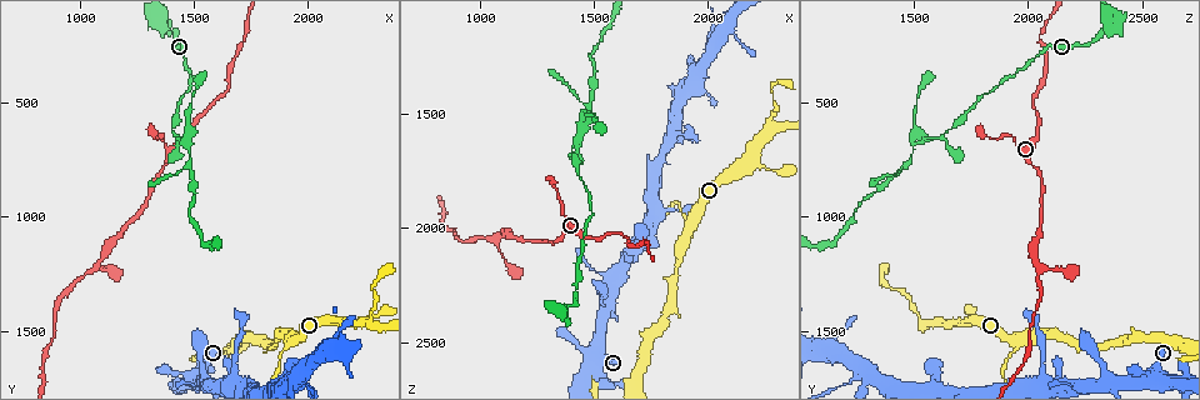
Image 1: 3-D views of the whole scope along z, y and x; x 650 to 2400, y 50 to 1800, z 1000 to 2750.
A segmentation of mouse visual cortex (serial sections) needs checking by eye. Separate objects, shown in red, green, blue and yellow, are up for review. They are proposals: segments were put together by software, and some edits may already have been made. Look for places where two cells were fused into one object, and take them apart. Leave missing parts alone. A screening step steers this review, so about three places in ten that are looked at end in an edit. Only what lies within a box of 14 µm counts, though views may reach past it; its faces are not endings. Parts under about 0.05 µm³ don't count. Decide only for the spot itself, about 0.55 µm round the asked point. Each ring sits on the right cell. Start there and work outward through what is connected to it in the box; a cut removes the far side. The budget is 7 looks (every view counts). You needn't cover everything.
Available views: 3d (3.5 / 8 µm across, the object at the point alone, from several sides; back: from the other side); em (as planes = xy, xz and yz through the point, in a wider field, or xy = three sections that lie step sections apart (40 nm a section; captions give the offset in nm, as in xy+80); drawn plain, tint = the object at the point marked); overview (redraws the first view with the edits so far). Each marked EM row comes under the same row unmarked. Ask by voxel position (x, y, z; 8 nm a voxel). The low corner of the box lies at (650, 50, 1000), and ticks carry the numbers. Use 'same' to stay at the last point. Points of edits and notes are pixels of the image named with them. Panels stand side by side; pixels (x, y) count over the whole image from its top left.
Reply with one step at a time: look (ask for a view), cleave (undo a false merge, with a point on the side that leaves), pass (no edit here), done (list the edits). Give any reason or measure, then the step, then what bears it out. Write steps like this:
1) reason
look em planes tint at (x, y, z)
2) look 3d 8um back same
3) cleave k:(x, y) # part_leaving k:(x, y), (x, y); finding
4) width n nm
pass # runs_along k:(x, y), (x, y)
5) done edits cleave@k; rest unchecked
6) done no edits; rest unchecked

small branch off a trunk
look 3d 3.5um at (2170, 1460, 1710)

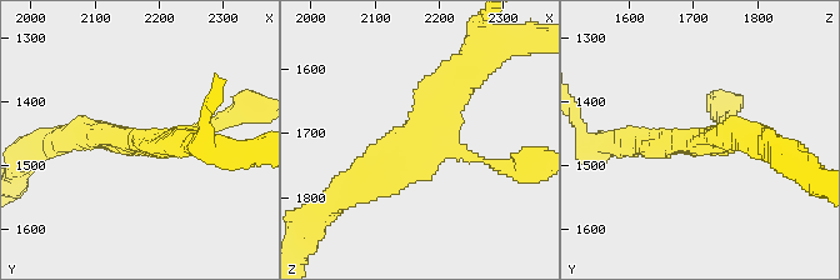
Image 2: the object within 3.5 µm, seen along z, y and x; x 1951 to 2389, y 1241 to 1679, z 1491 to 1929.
now the EM
look em planes tint at (2160, 1460, 1720)

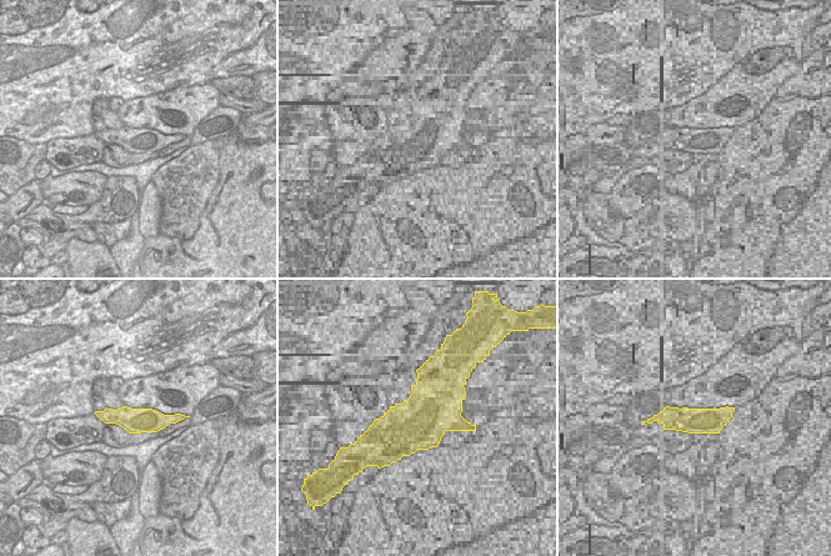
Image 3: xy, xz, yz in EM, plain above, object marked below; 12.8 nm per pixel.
arms 3
pass # runs_along 3:(100, 414), (129, 419), (178, 416); continuous, no second cell

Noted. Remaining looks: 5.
look 3d 3.5um at (1950, 1540, 1950)

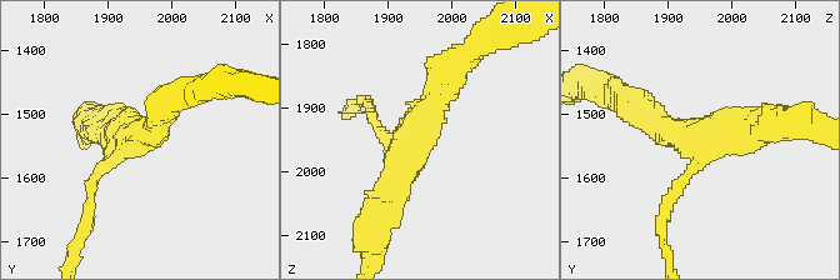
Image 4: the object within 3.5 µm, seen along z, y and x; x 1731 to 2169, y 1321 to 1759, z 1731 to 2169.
need the tissue
look em xy step 3 tint at (1945, 1530, 1955)

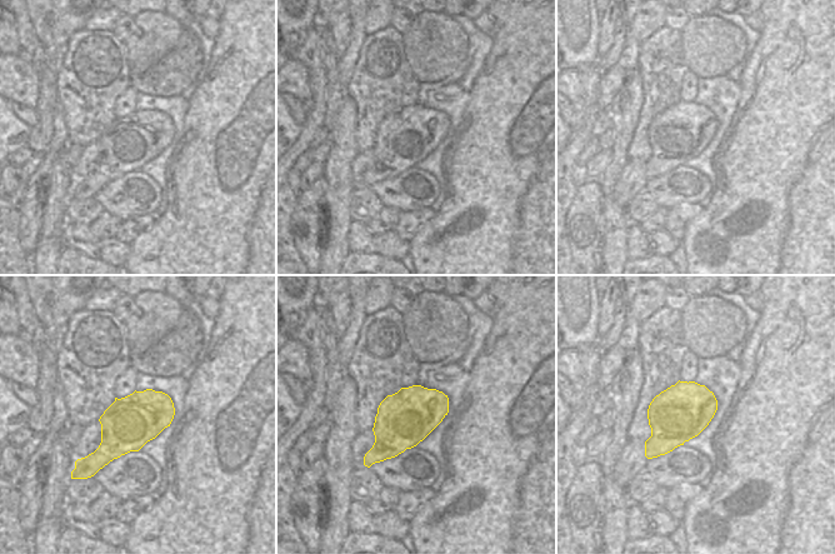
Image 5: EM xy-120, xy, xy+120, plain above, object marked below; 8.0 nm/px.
arm_widths 150, 350, 400 nm
pass # runs_along 4:(445, 78), (380, 211); all the same cell

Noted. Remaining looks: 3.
narrows sharply
look 3d 8um at (1560, 1700, 2340)

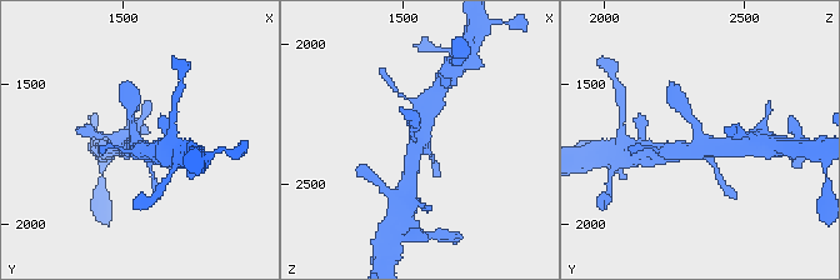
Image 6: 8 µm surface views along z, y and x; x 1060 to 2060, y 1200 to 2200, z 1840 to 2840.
look 3d 3.5um at (1550, 1690, 2340)

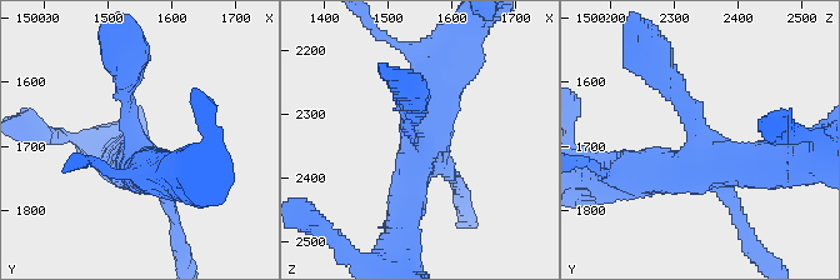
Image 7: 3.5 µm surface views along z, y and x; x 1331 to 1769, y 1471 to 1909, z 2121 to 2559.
pass # one cell here

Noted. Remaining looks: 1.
done no edits; rest unchecked

